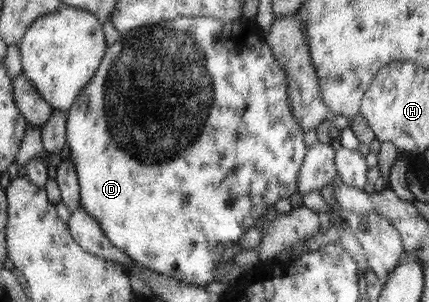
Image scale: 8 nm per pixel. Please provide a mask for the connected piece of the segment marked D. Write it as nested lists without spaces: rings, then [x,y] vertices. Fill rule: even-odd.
[[[179,16],[162,24],[148,24],[122,35],[107,49],[106,58],[94,78],[82,90],[75,105],[67,111],[66,142],[70,161],[75,165],[80,186],[80,206],[98,223],[108,241],[122,250],[136,264],[163,276],[173,276],[187,284],[203,286],[213,282],[213,272],[221,264],[227,244],[235,244],[247,232],[265,206],[289,199],[298,190],[298,172],[305,160],[307,148],[302,126],[295,118],[289,103],[289,79],[275,54],[261,38],[257,27],[249,20],[223,22],[216,18]]]

